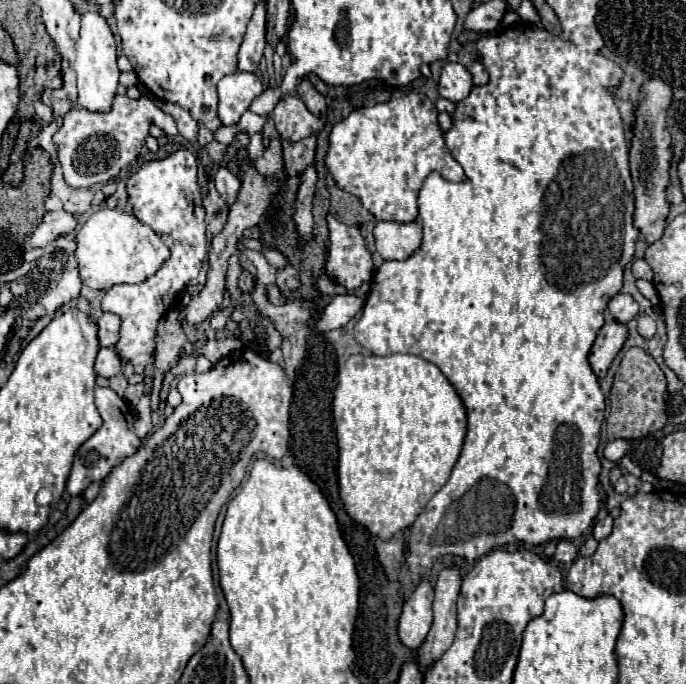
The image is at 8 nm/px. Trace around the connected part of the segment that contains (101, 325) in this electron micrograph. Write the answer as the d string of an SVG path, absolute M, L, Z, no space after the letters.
M102 314L96 322L100 346L114 346L120 334L120 318L116 314Z

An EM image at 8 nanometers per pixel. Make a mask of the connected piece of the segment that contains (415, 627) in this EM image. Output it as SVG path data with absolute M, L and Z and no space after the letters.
M420 582L402 608L398 634L402 644L408 646L412 652L428 636L432 624L432 596L434 596L432 586L428 582Z

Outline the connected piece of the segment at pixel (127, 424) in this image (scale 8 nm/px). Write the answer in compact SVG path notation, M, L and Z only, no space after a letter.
M96 386L94 388L94 398L96 398L96 408L98 408L104 424L76 452L74 466L72 466L68 484L66 484L66 490L72 496L82 494L90 482L104 480L114 466L118 466L126 456L132 456L138 450L138 446L140 446L140 438L134 434L134 426L132 426L134 414L132 414L130 404L124 398L120 398L112 388Z

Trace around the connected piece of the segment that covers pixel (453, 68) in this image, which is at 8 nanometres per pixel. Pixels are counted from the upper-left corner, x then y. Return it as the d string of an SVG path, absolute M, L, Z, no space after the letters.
M448 62L442 68L442 76L440 76L440 96L450 100L450 102L462 102L462 98L466 98L472 90L472 76L470 72L456 62Z

